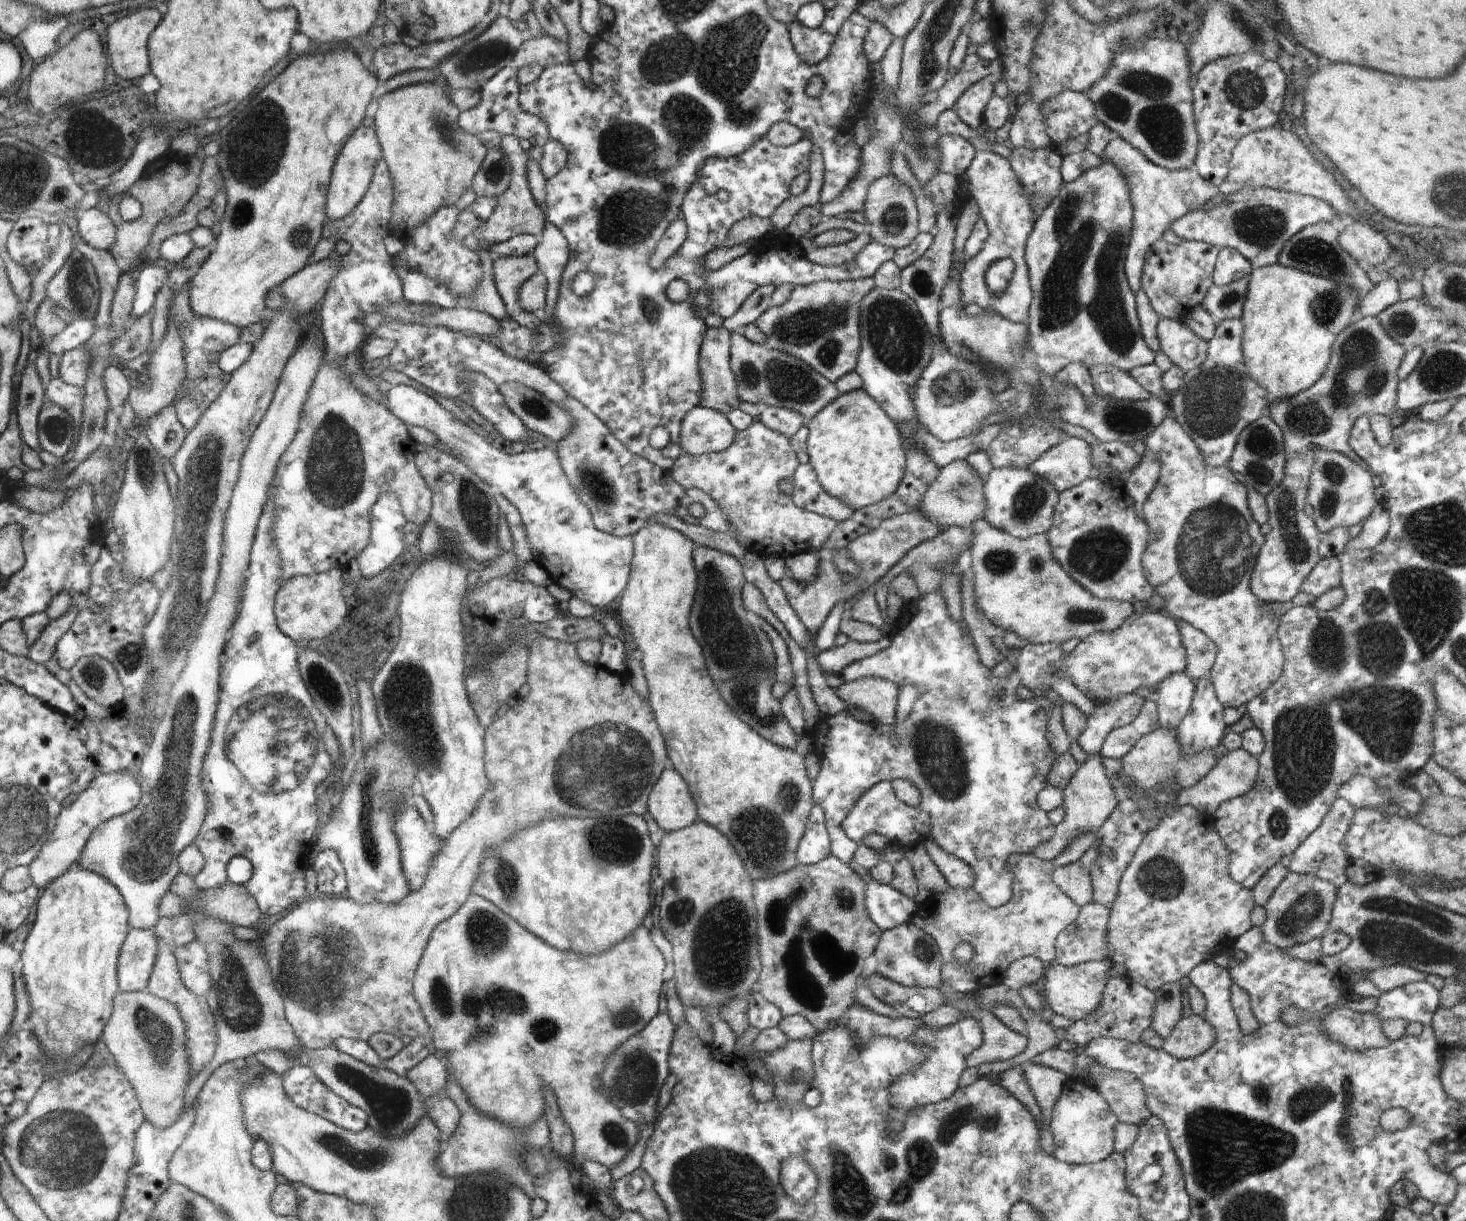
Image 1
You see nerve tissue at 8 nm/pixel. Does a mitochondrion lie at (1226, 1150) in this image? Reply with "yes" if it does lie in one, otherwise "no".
yes

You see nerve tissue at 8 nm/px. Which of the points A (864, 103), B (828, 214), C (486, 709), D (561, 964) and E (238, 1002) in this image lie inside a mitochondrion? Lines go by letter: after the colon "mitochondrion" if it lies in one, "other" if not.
A: other
B: other
C: other
D: other
E: mitochondrion

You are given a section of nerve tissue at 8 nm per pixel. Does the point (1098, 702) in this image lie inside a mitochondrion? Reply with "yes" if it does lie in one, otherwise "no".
no

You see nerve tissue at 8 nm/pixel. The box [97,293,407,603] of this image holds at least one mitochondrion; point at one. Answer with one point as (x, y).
(335, 467)

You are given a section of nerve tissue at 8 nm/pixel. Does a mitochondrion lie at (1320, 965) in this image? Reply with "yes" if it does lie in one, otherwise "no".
no

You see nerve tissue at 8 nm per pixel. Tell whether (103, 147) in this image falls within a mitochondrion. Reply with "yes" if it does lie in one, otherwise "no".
yes

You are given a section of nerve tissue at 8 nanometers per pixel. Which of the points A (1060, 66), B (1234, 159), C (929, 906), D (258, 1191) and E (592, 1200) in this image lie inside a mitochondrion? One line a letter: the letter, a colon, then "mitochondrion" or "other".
A: other
B: other
C: other
D: other
E: other

